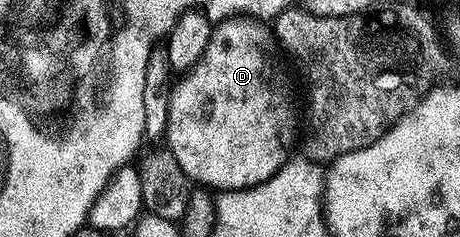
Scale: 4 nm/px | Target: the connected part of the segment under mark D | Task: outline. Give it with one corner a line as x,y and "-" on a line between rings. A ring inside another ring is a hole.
233,17
230,19
219,20
215,24
216,28
211,28
208,36
208,44
206,49
200,55
200,60
193,63
191,70
196,72
196,75
189,70
183,77
175,80
174,86
171,88
168,96
168,130
166,132
166,140
168,139
167,150
176,158
178,165
182,165
182,169
188,174
189,179
200,185
207,185
212,189
220,191
236,191
242,190
245,187
253,187
256,183
264,183
272,174
288,162
292,147
292,142
297,142
298,139
298,123
296,127
296,115
292,112
292,103
268,80
268,59
264,56
264,27
263,22
257,21
252,17

